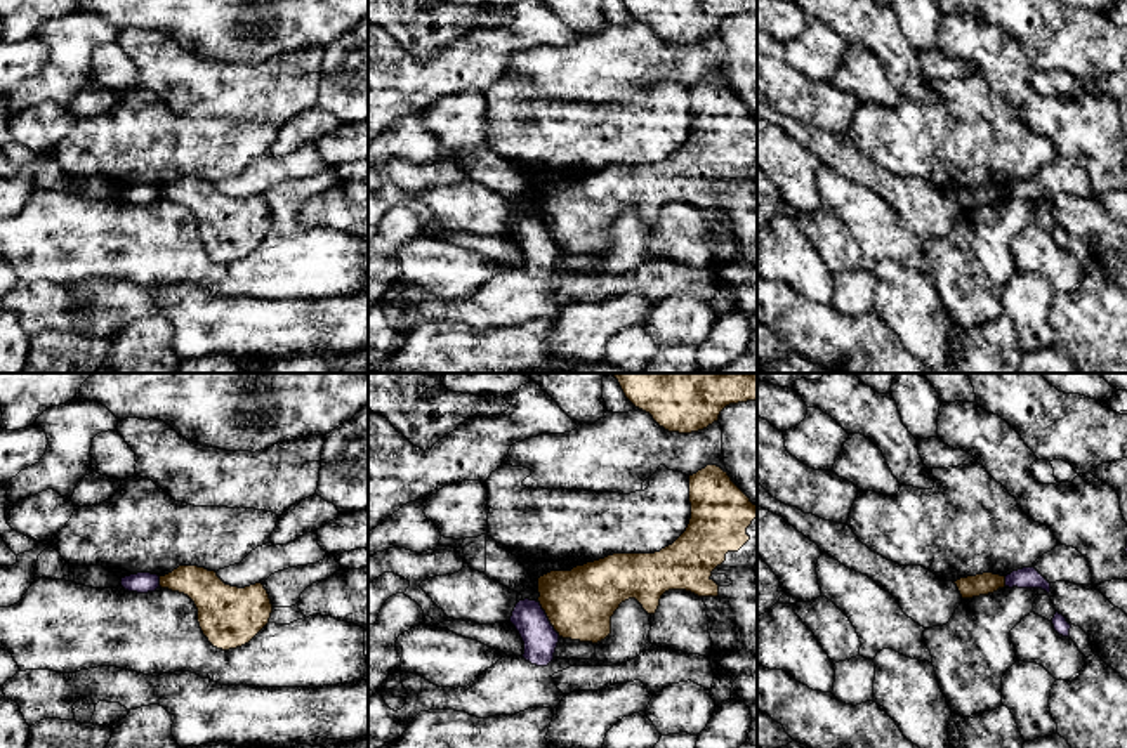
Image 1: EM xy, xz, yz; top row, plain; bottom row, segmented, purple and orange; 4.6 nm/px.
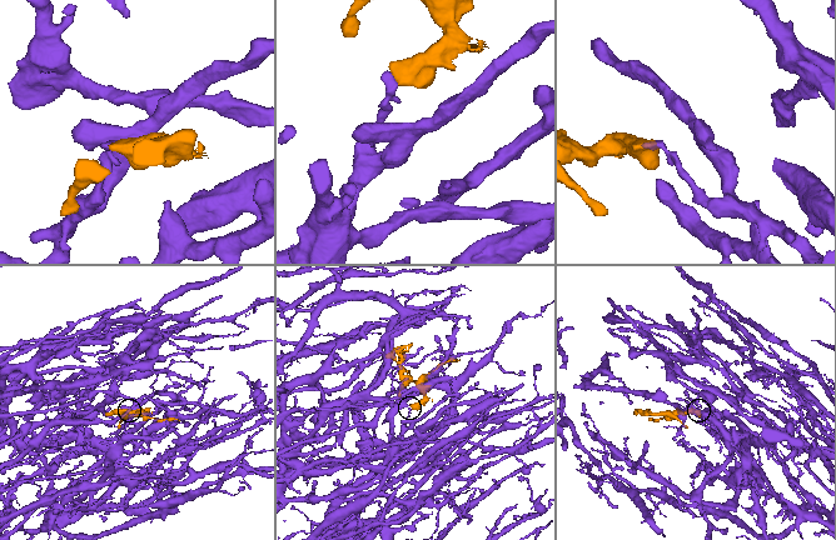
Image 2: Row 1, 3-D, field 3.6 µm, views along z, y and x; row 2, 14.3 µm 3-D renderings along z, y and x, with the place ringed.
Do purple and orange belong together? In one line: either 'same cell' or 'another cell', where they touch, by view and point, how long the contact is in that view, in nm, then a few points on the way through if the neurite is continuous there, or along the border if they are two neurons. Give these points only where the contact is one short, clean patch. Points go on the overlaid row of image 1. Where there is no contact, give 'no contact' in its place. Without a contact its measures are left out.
another cell | xz (547, 618) | 190 nm | along xz (539, 601), (549, 623), (560, 636)

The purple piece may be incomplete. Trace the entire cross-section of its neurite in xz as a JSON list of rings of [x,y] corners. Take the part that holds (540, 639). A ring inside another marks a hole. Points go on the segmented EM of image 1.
[[[519,600],[512,611],[511,623],[524,642],[523,658],[531,665],[547,666],[554,659],[559,633],[550,625],[540,602]]]

